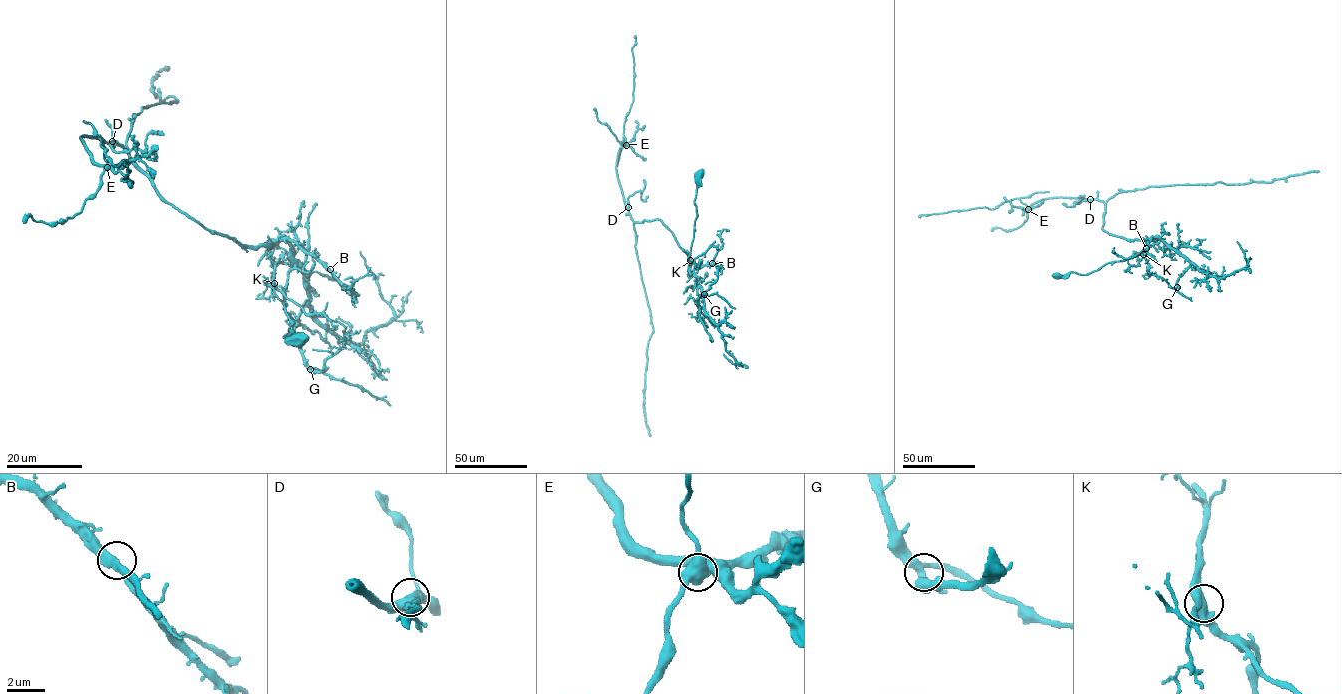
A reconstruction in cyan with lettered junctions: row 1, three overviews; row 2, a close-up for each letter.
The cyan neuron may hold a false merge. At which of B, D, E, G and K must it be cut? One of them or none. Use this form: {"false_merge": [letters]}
{"false_merge": ["E"]}

